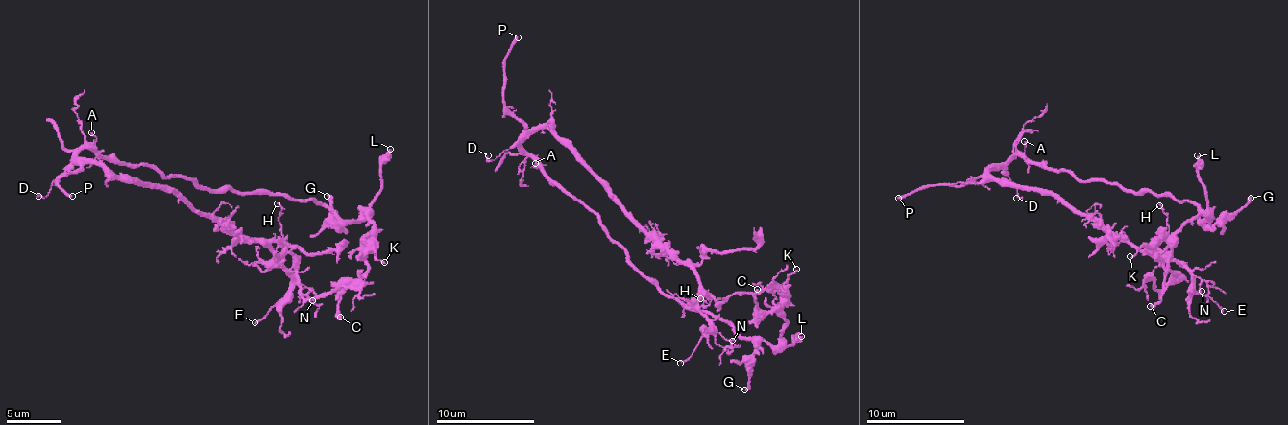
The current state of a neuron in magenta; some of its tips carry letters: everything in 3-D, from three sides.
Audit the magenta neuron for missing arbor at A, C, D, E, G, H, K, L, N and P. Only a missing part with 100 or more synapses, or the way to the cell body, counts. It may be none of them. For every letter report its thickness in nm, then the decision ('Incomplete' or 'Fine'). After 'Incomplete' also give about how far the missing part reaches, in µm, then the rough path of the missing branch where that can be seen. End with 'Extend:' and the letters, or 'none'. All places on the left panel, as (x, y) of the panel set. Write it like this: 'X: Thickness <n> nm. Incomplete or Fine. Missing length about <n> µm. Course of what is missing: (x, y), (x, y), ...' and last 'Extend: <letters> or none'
A: Thickness 100 nm. Fine
C: Thickness 170 nm. Fine
D: Thickness 130 nm. Fine
E: Thickness 120 nm. Fine
G: Thickness 280 nm. Fine
H: Thickness 90 nm. Fine
K: Thickness 140 nm. Fine
L: Thickness 340 nm. Fine
N: Thickness 140 nm. Fine
P: Thickness 200 nm. Fine
Extend: none

